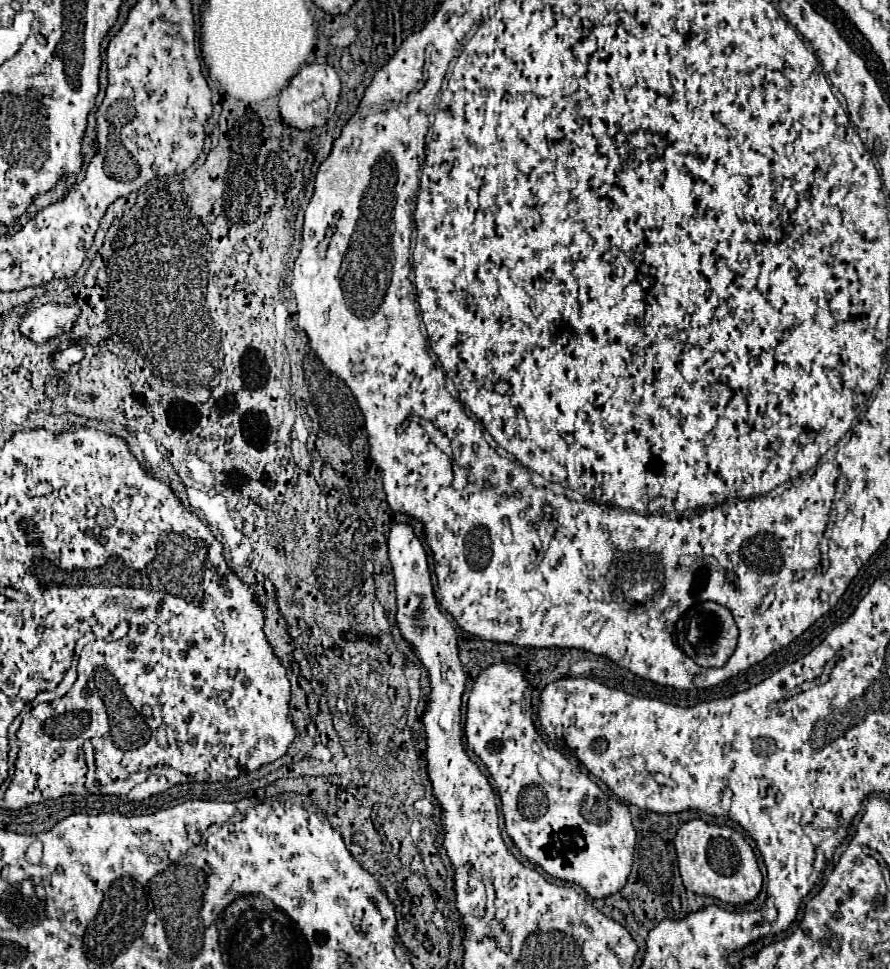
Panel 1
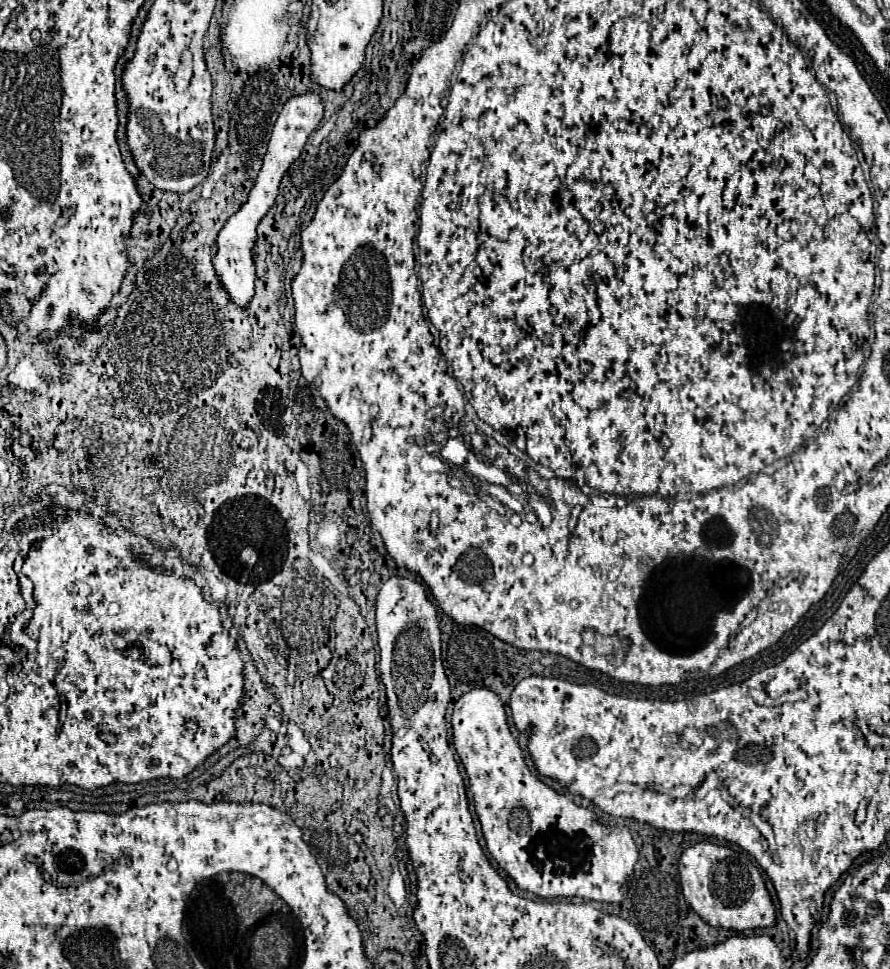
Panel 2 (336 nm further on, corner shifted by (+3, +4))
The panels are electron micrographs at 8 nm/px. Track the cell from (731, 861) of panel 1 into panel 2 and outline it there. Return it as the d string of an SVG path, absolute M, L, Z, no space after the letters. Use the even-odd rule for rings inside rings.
M709 841L691 845L679 859L681 891L691 909L711 927L747 931L775 925L775 905L763 877L745 851L715 845Z

